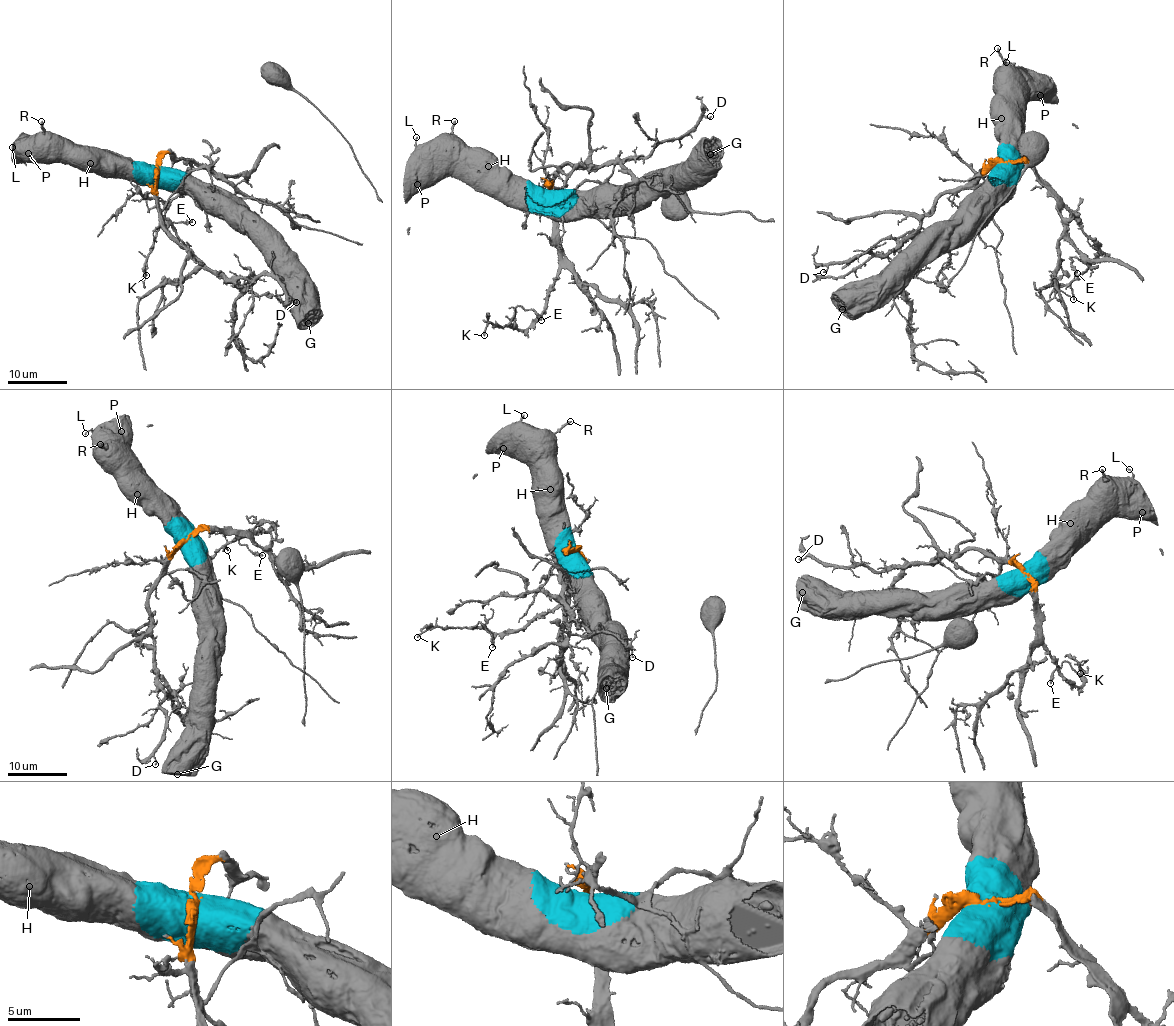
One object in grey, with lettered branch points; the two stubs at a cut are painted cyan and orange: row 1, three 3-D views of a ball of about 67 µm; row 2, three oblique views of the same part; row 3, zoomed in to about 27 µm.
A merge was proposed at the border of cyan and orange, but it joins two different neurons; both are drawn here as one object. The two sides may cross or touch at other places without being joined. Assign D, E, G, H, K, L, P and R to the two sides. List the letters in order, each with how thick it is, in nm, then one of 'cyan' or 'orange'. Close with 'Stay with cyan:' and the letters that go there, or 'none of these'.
D: 150 nm | orange
E: 280 nm | orange
G: 190 nm | cyan
H: 130 nm | cyan
K: 190 nm | orange
L: 120 nm | cyan
P: 220 nm | cyan
R: 280 nm | cyan
Stay with cyan: G, H, L, P, R

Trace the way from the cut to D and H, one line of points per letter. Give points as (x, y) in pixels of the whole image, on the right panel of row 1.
D: (1003, 162), (993, 161), (961, 187), (940, 196), (895, 250), (833, 263), (823, 272)
H: (1003, 163), (998, 149), (1002, 141), (997, 137), (1001, 118)

